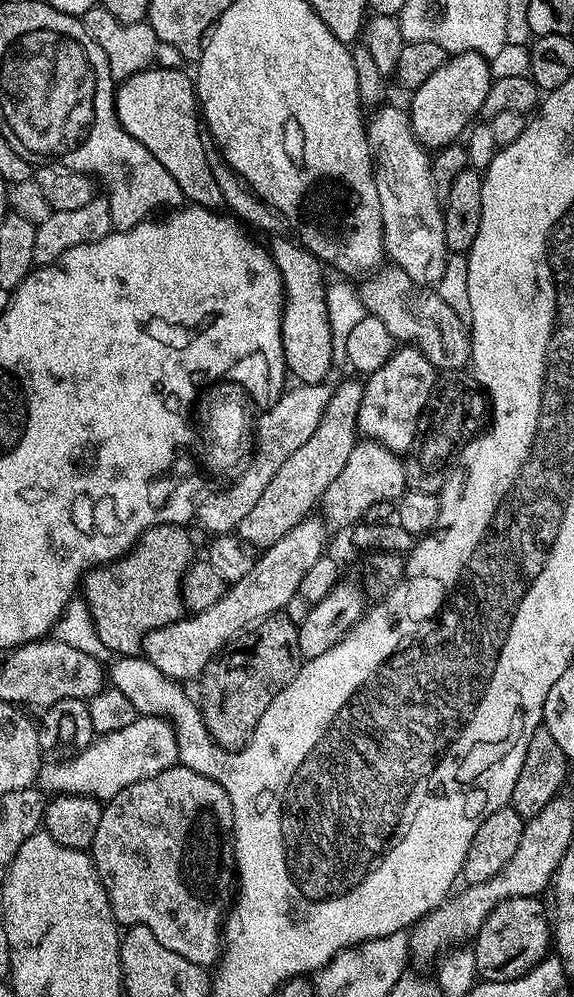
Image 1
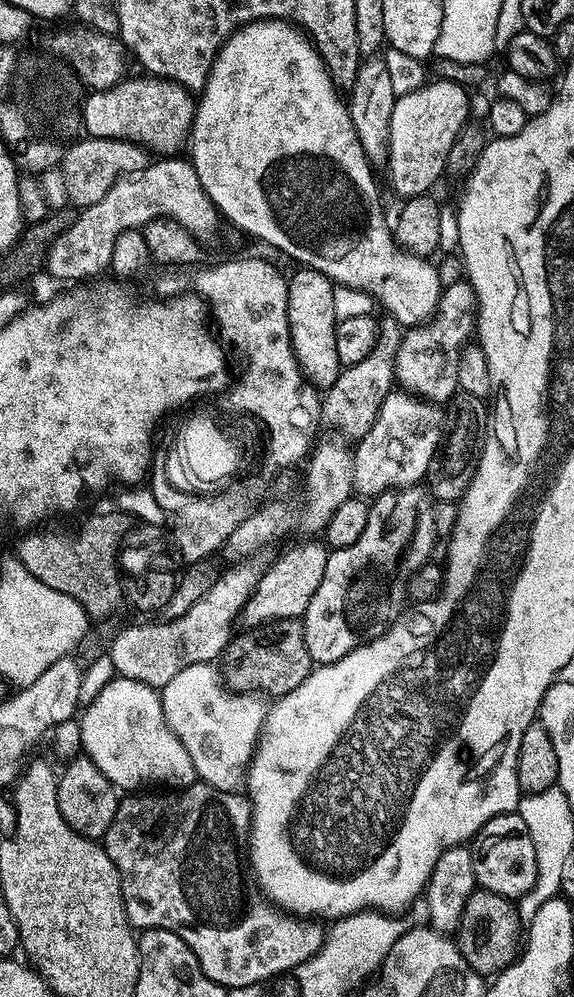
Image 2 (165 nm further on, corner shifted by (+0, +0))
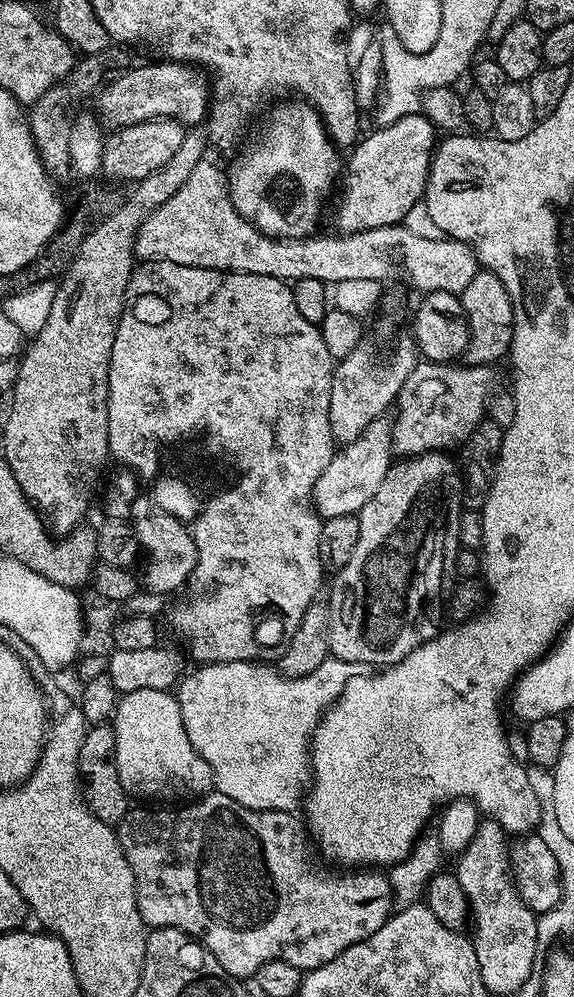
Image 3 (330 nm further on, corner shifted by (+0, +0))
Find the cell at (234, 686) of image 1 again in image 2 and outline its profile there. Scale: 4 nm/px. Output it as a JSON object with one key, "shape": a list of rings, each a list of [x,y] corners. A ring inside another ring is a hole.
{"shape":[[[299,619],[269,620],[249,627],[248,632],[233,635],[222,653],[224,665],[218,671],[225,685],[239,694],[263,694],[279,698],[298,686],[314,667],[306,650],[304,626]]]}

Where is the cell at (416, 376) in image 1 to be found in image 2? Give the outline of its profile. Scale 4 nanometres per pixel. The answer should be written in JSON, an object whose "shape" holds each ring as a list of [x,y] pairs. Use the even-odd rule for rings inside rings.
{"shape":[[[467,279],[447,285],[431,320],[409,327],[400,337],[395,360],[395,383],[428,402],[451,401],[458,391],[462,347],[474,332],[476,295]]]}

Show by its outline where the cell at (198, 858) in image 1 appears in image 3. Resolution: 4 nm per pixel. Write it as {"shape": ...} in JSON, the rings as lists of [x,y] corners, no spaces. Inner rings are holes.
{"shape":[[[215,790],[185,803],[176,806],[171,812],[168,806],[140,806],[144,808],[129,807],[128,813],[122,818],[122,822],[115,825],[116,836],[120,839],[120,849],[124,852],[126,862],[130,862],[130,870],[134,874],[136,883],[136,901],[141,918],[149,929],[153,928],[177,928],[179,932],[185,932],[192,939],[197,940],[226,970],[226,974],[237,978],[255,977],[257,970],[263,963],[272,959],[281,959],[291,966],[301,970],[311,970],[330,962],[342,950],[370,938],[379,928],[388,921],[388,917],[394,912],[394,897],[392,895],[392,883],[387,875],[380,870],[340,870],[335,876],[324,868],[311,868],[308,865],[308,856],[304,853],[304,840],[306,841],[306,828],[299,819],[295,820],[292,812],[255,812],[230,798],[226,794]]]}

